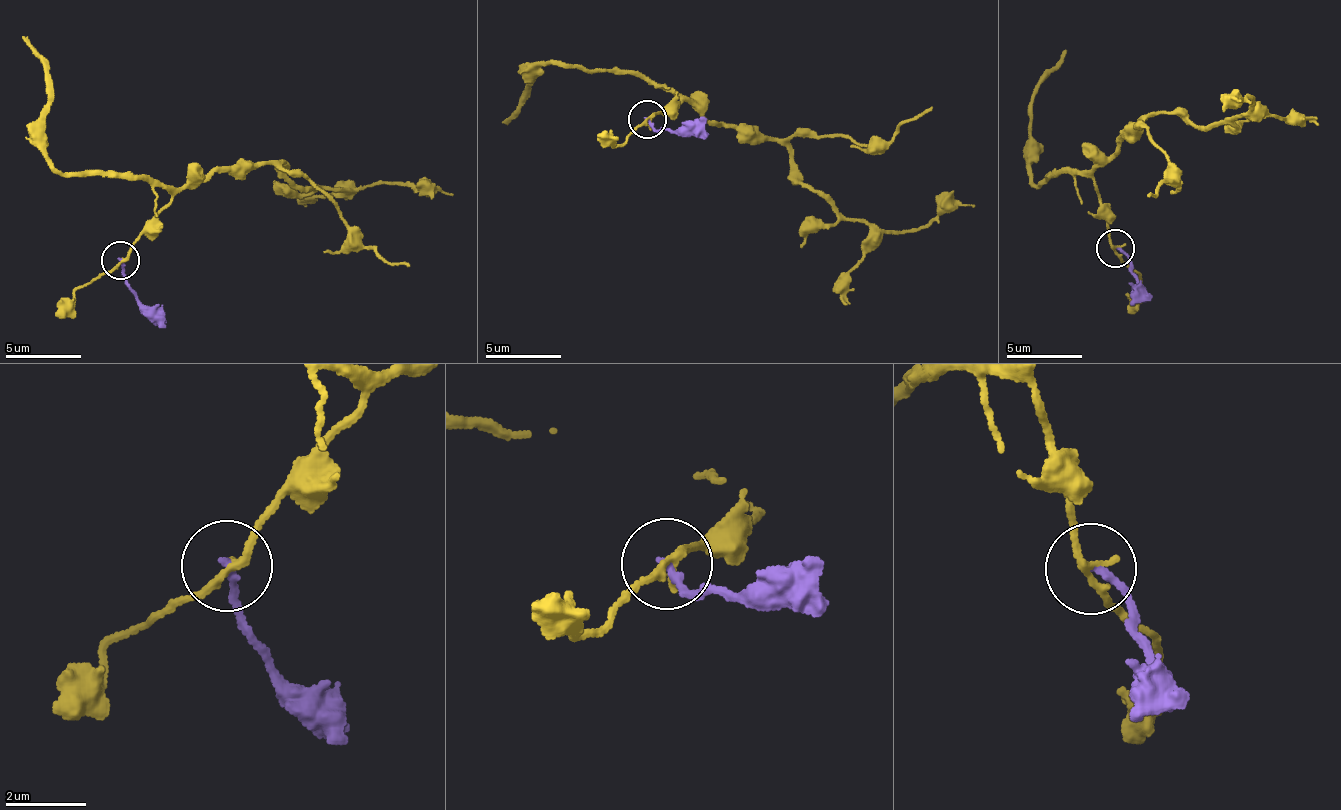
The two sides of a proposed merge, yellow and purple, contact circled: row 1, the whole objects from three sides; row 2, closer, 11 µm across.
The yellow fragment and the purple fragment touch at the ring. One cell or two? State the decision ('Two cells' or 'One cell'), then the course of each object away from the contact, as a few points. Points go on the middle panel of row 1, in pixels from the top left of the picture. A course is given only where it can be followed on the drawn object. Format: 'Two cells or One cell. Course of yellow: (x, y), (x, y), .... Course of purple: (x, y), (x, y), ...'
One cell. Course of yellow: (647, 120), (687, 99), (709, 122), (781, 140), (790, 171), (849, 219), (919, 230), (962, 204), (974, 208). Course of purple: (647, 120), (667, 130), (699, 126), (708, 118)

